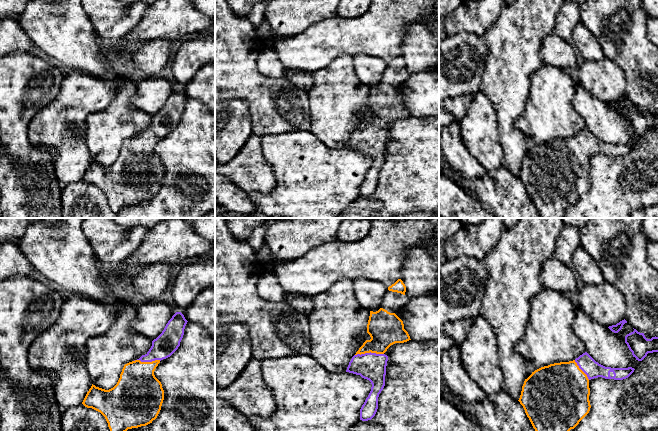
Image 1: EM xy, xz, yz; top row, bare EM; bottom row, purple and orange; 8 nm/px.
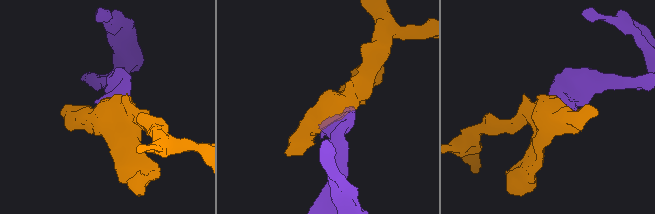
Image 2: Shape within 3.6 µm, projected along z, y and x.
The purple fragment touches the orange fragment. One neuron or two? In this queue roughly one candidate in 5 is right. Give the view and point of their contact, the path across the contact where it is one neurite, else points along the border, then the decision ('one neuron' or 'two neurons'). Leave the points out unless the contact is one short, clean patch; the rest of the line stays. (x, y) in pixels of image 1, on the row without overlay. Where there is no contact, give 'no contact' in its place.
xz (370, 128) | one neuron

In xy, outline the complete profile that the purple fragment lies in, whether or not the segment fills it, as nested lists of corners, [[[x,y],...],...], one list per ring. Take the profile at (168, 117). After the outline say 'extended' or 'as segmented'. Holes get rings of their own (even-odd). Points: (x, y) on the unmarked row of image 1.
[[[176,88],[149,127],[124,141],[113,164],[105,166],[92,160],[82,180],[105,193],[113,212],[118,214],[128,205],[146,202],[157,194],[164,166],[154,147],[161,136],[178,125],[187,98],[181,88]]]; extended

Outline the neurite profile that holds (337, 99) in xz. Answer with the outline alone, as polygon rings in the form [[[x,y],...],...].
[[[342,54],[330,65],[312,73],[313,85],[307,91],[311,115],[310,131],[327,147],[333,149],[346,148],[349,138],[366,116],[371,113],[367,109],[370,87],[363,84],[354,71],[353,56]]]

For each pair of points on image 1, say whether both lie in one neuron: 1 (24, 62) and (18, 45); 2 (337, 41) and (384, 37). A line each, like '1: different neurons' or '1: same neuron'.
1: different neurons
2: same neuron

